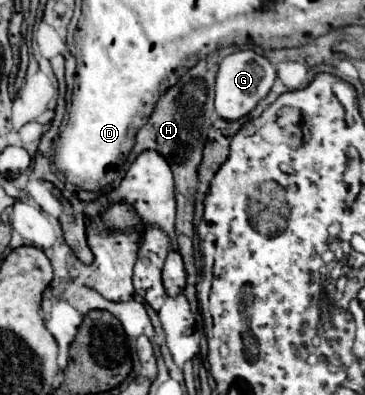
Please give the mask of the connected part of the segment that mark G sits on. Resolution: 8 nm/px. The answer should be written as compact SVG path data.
M242 49L230 53L222 59L218 75L216 75L216 111L222 119L234 121L248 115L260 99L264 99L274 85L276 67L264 57L256 55L254 49Z

